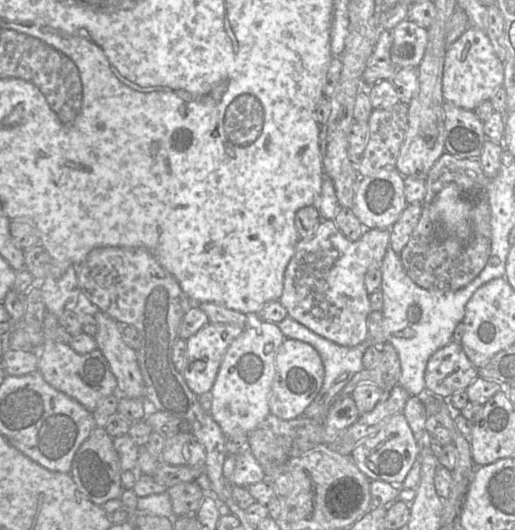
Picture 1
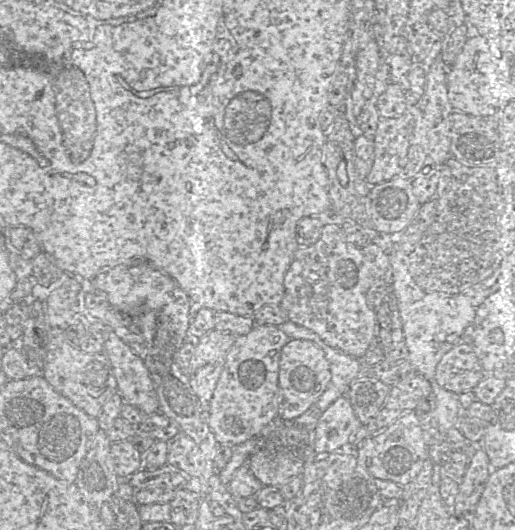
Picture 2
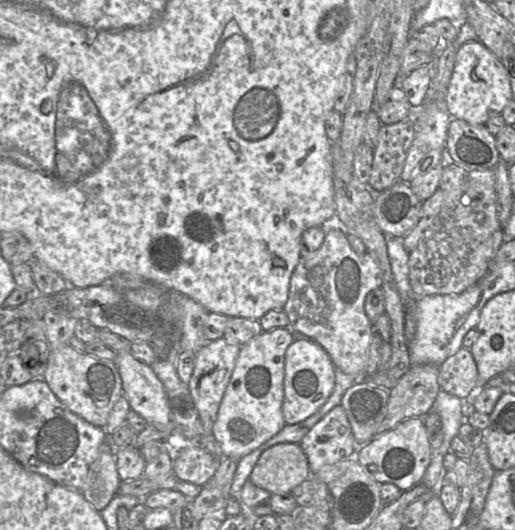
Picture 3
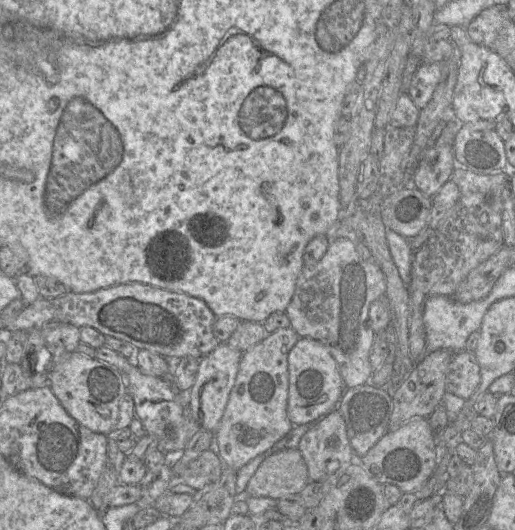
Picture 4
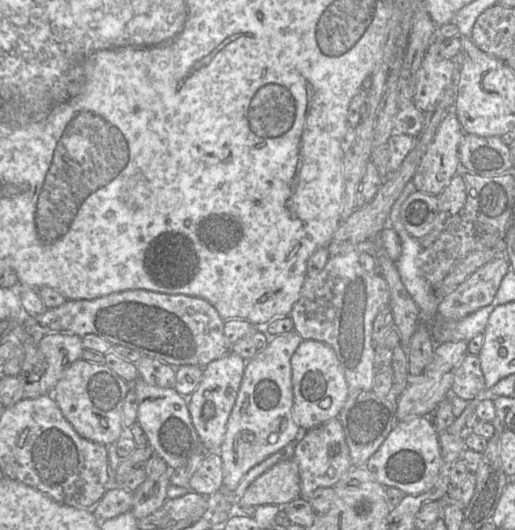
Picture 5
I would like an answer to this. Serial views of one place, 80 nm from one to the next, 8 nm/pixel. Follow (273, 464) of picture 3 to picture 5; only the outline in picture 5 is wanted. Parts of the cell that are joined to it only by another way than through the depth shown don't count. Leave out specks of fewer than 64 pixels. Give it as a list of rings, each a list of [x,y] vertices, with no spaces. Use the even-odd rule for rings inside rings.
[[[281,461],[260,475],[239,500],[239,507],[272,504],[284,506],[300,497],[300,476],[297,464]]]

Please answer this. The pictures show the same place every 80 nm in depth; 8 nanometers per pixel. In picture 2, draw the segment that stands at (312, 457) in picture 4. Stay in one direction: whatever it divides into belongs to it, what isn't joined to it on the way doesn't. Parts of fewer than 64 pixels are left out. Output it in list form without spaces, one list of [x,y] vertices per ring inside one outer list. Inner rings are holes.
[[[347,396],[339,397],[319,418],[315,425],[314,452],[334,452],[349,443],[350,437],[361,426]]]

